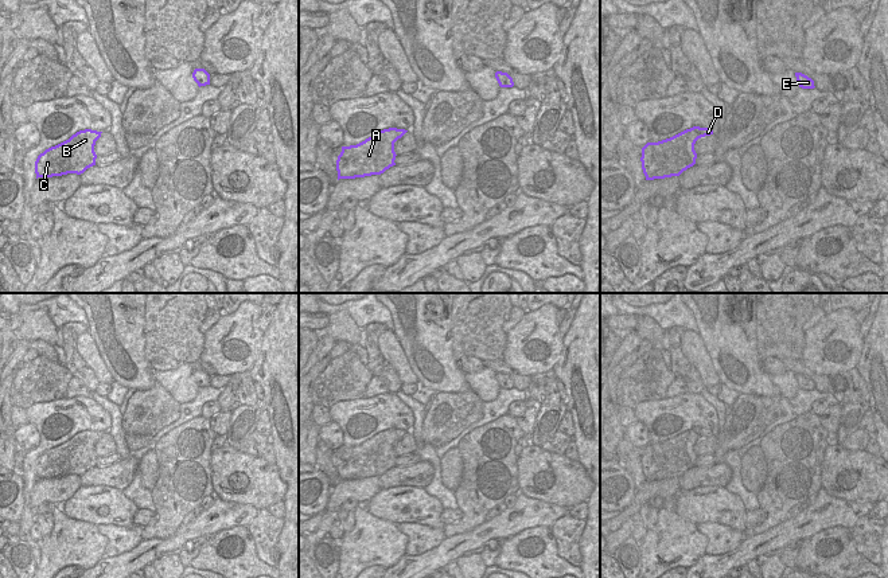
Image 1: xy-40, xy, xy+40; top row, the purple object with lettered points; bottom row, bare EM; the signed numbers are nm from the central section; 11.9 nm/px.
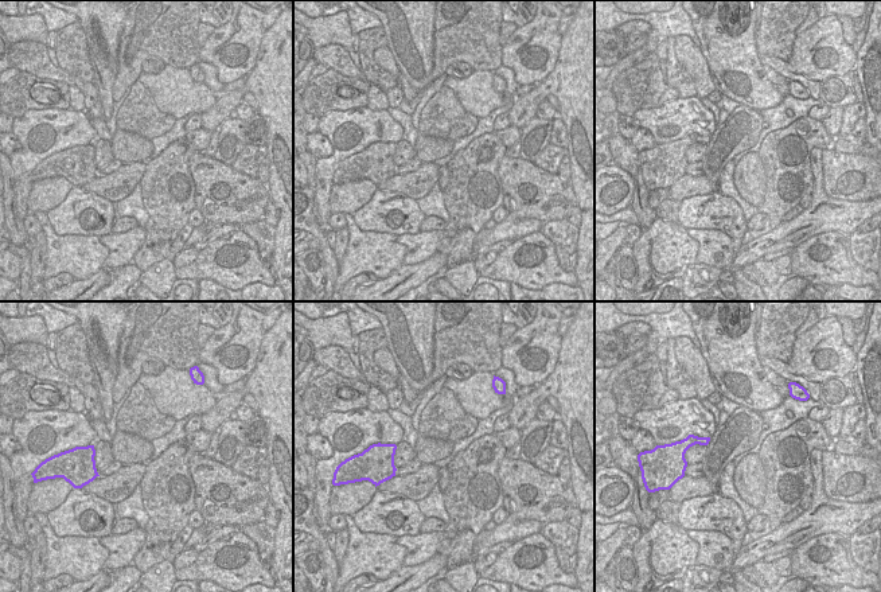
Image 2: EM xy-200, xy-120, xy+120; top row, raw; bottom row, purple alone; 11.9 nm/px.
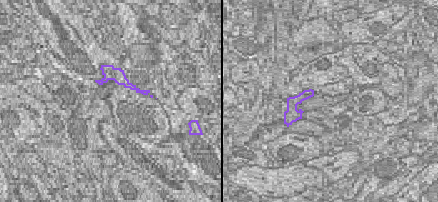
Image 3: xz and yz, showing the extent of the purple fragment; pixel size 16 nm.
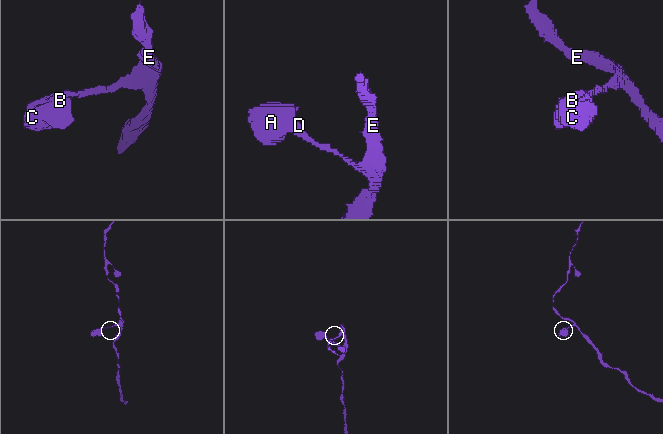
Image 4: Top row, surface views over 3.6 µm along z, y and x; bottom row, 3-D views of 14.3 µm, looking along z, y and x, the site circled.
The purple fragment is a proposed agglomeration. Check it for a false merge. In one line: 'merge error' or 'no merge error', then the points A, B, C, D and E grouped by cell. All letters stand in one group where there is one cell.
no merge error | A B C D E

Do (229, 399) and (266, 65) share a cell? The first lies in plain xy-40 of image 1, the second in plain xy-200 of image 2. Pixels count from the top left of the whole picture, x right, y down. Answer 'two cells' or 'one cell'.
one cell

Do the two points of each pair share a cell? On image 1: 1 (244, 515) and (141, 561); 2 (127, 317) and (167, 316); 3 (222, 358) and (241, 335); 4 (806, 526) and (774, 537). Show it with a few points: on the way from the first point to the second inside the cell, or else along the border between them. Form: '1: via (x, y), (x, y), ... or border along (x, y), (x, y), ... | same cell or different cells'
1: via (218, 516), (167, 545) | same cell
2: border along (145, 307), (143, 350) | different cells
3: via (234, 360), (245, 359), (244, 347) | same cell
4: via (798, 528), (782, 534) | same cell

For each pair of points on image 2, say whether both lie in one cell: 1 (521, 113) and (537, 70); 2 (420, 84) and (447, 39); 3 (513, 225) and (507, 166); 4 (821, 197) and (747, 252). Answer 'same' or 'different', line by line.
1: different
2: different
3: different
4: same

